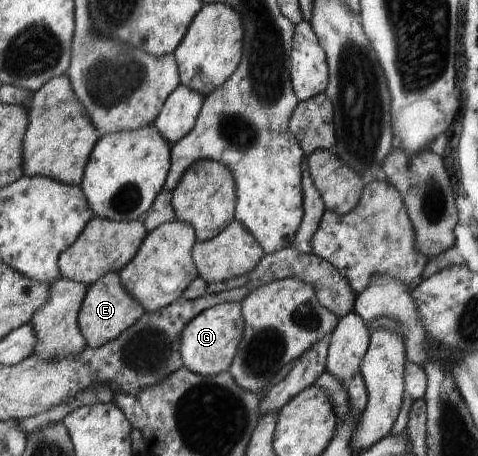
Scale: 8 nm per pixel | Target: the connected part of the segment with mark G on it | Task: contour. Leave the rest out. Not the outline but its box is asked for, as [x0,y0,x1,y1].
[181,302,245,376]

